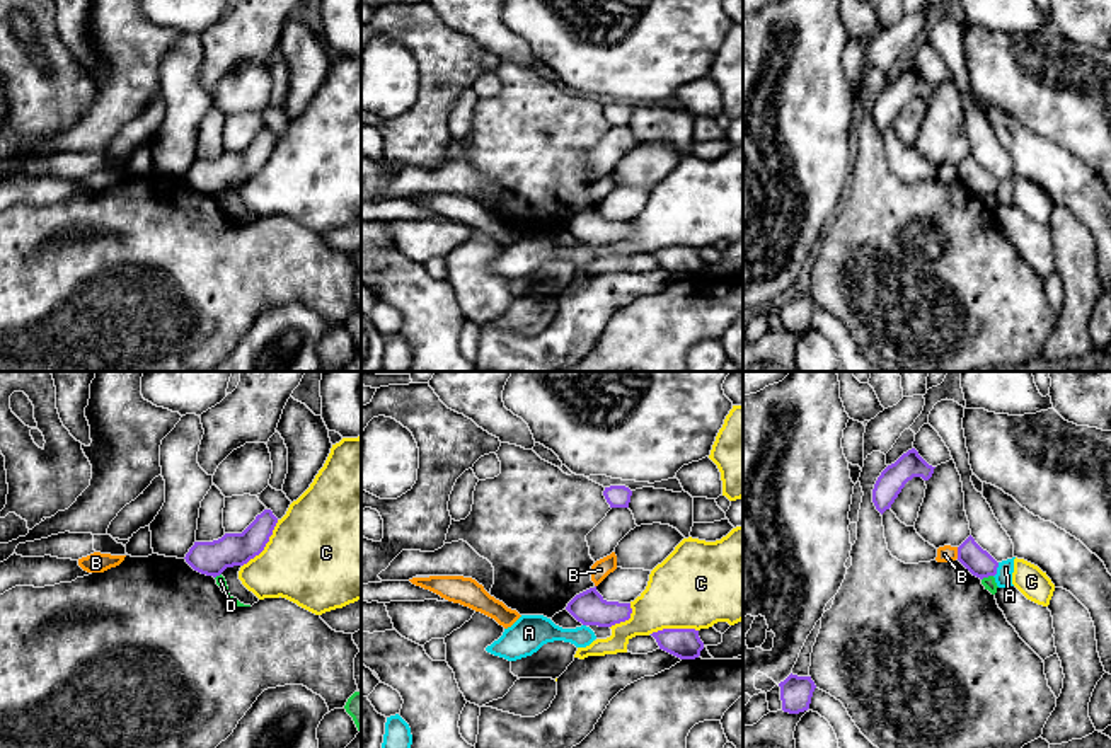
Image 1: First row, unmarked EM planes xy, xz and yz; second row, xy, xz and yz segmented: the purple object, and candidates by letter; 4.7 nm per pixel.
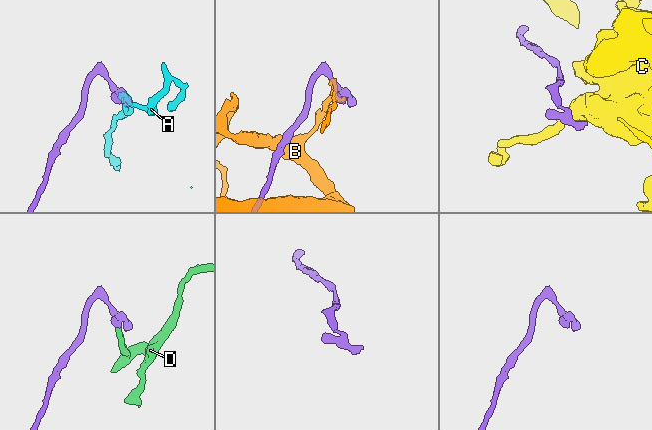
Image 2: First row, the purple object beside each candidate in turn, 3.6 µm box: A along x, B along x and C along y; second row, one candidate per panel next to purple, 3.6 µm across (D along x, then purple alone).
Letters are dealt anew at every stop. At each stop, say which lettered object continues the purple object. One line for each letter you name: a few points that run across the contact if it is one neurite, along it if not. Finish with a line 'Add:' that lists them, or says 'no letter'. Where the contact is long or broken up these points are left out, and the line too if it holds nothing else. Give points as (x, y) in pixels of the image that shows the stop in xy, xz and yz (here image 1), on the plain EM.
Add: no letter

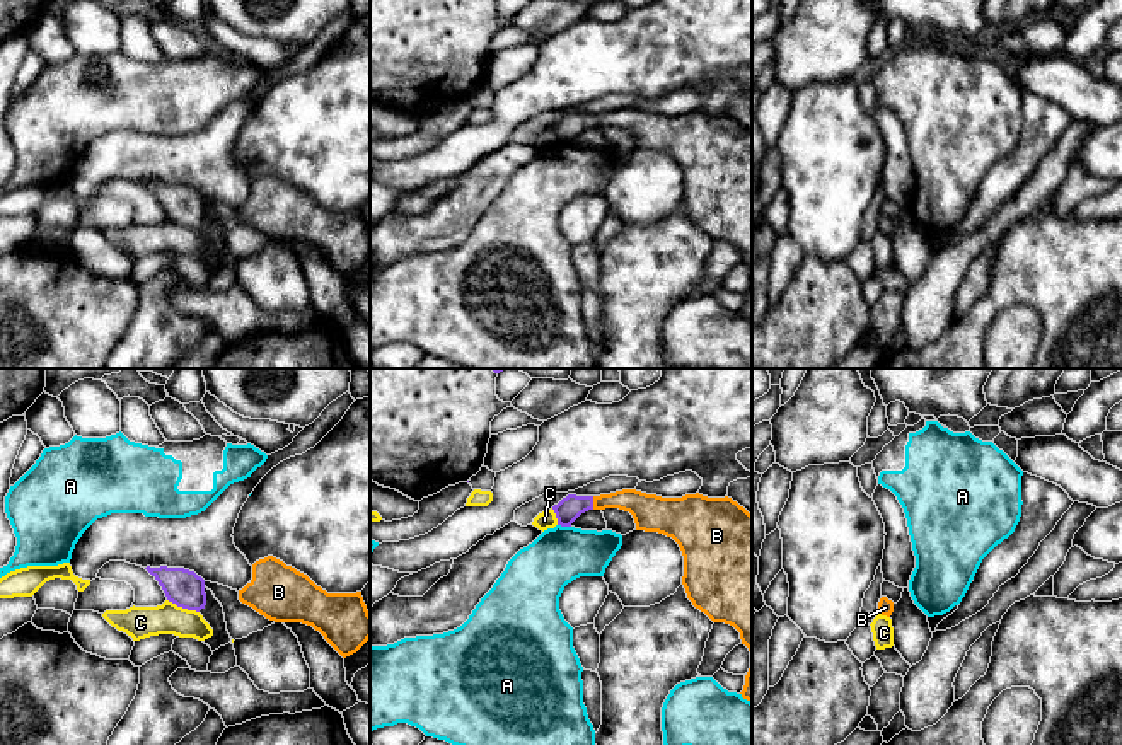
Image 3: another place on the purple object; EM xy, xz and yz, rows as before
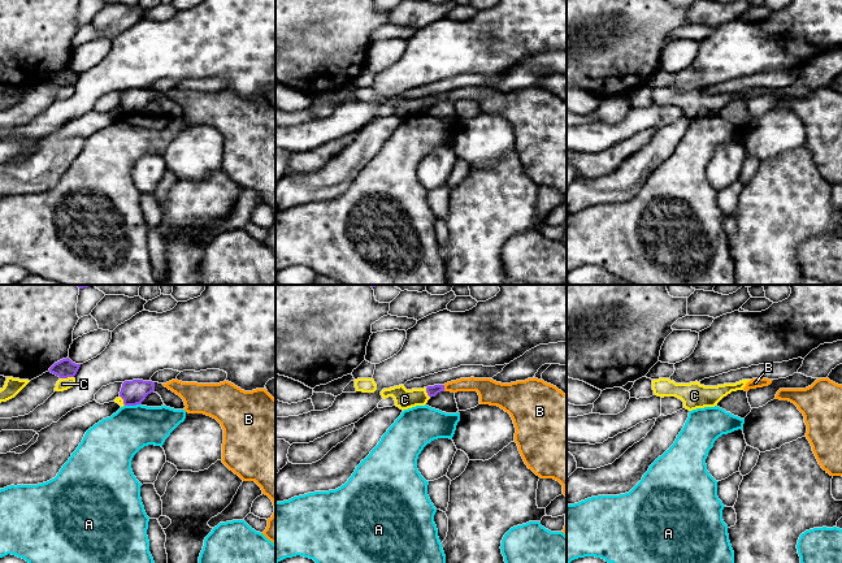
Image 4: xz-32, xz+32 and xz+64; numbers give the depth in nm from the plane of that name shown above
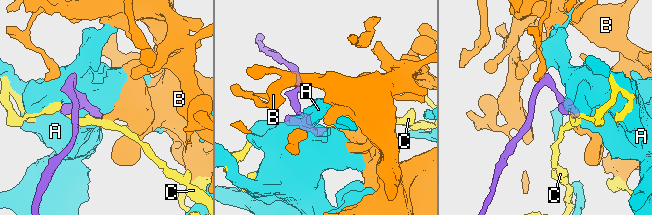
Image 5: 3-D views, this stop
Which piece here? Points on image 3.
B: xz (572, 125), (592, 121), (635, 120), (645, 127)
Add: B

